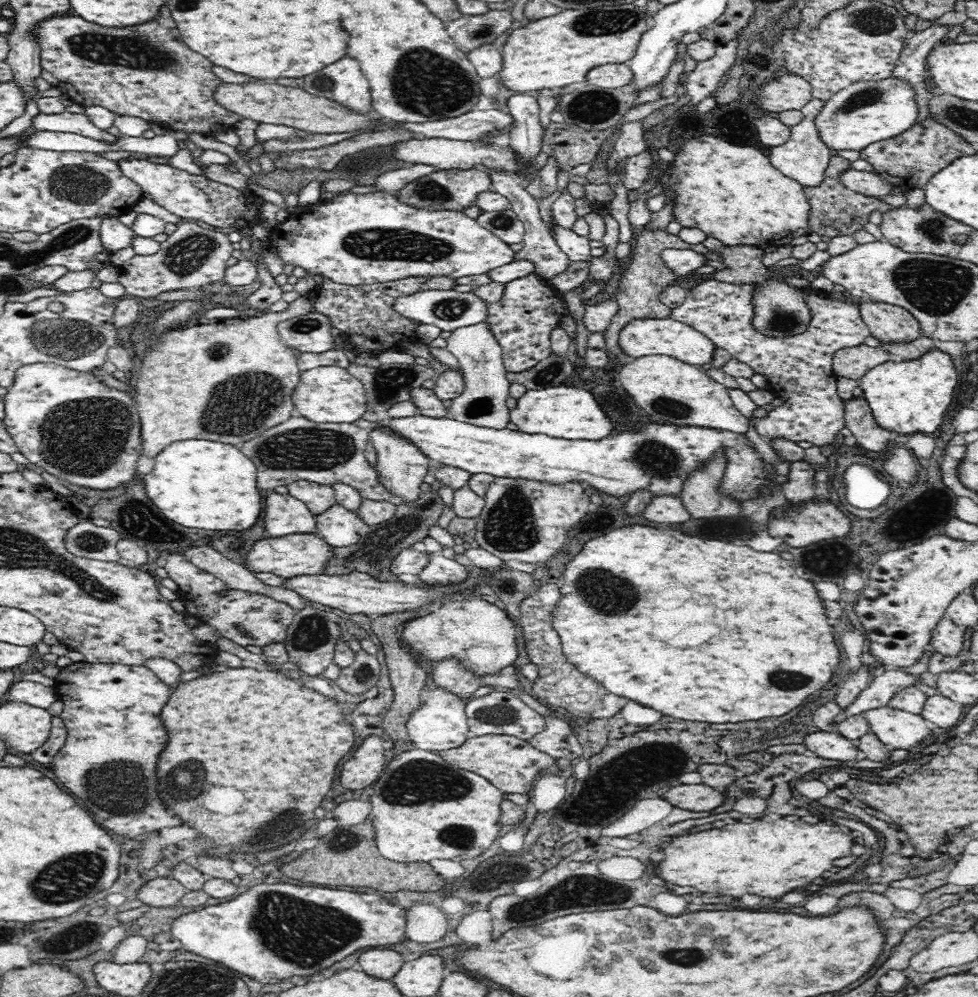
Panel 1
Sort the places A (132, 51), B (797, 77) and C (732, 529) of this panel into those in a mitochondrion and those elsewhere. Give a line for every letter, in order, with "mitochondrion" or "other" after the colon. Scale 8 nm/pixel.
A: mitochondrion
B: other
C: mitochondrion

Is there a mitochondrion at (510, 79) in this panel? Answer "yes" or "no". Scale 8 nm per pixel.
no

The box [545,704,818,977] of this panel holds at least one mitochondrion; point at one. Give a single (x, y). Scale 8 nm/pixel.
(686, 956)

